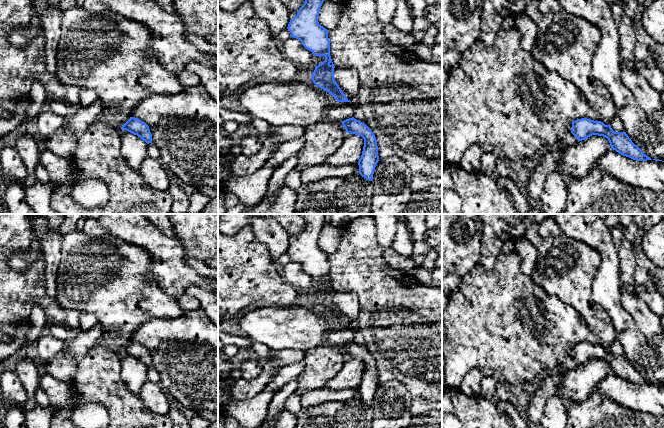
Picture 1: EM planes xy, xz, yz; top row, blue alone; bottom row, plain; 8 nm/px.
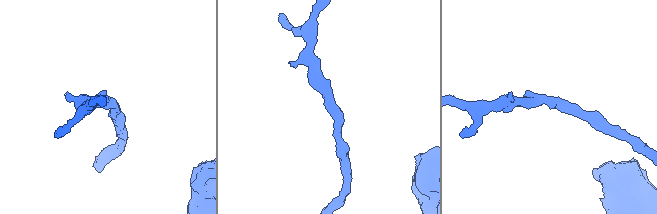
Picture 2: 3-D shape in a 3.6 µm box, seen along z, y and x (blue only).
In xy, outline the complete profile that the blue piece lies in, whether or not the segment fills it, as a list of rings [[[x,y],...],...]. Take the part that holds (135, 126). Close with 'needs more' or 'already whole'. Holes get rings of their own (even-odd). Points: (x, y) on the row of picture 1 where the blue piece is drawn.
[[[130,117],[130,119],[125,124],[123,124],[121,129],[137,135],[147,144],[152,143],[152,135],[149,126],[140,119]]]; already whole

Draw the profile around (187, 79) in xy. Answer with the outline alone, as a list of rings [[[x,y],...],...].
[[[184,69],[182,72],[178,74],[178,79],[183,86],[183,89],[189,89],[193,86],[196,86],[200,83],[200,79],[198,75]]]

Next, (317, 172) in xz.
[[[325,163],[317,164],[301,171],[301,183],[308,184],[328,177],[343,177],[356,173],[359,173],[358,163],[338,167]]]

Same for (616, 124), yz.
[[[615,115],[610,123],[611,128],[615,132],[625,132],[624,125],[618,115]]]

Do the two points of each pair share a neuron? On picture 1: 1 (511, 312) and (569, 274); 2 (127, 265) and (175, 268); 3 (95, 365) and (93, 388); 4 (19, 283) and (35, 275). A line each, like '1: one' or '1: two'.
1: two
2: two
3: one
4: one

